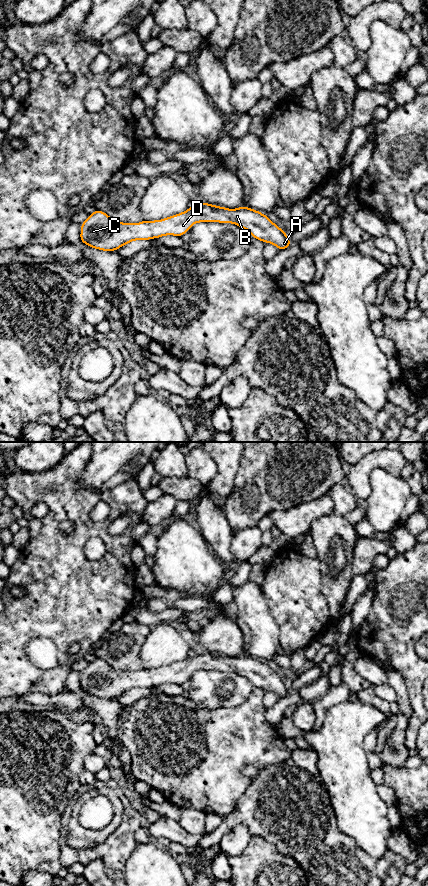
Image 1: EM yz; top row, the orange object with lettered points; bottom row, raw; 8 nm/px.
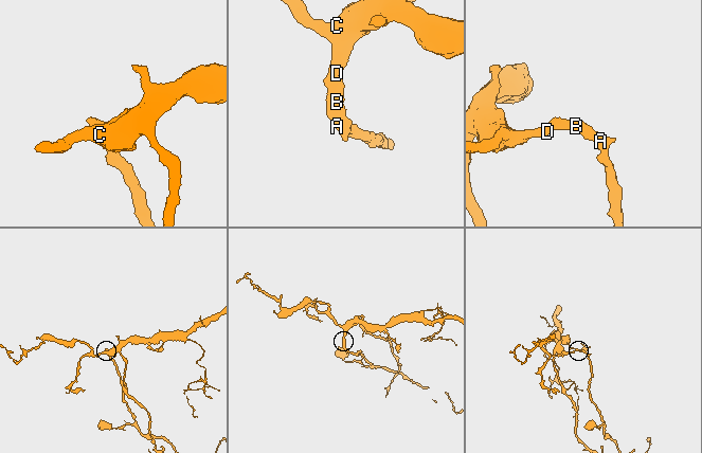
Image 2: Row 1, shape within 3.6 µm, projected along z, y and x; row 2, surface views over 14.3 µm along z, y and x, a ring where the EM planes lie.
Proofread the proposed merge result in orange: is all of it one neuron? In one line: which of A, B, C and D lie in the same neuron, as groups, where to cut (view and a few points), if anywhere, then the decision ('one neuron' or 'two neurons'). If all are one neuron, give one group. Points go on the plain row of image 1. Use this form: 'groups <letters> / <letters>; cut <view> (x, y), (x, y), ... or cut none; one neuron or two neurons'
groups A B C D; cut none; one neuron

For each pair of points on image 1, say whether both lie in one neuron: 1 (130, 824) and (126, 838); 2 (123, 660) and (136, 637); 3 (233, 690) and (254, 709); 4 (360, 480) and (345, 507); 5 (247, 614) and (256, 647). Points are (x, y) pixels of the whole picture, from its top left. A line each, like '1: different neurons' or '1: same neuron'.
1: same neuron
2: same neuron
3: different neurons
4: different neurons
5: same neuron

